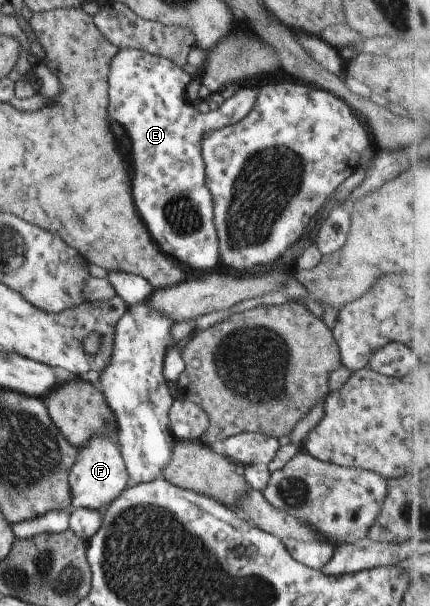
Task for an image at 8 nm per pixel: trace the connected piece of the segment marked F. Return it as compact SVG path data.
M91 436L87 444L78 449L75 464L69 472L72 508L101 511L109 506L127 487L128 472L117 442L105 436Z

